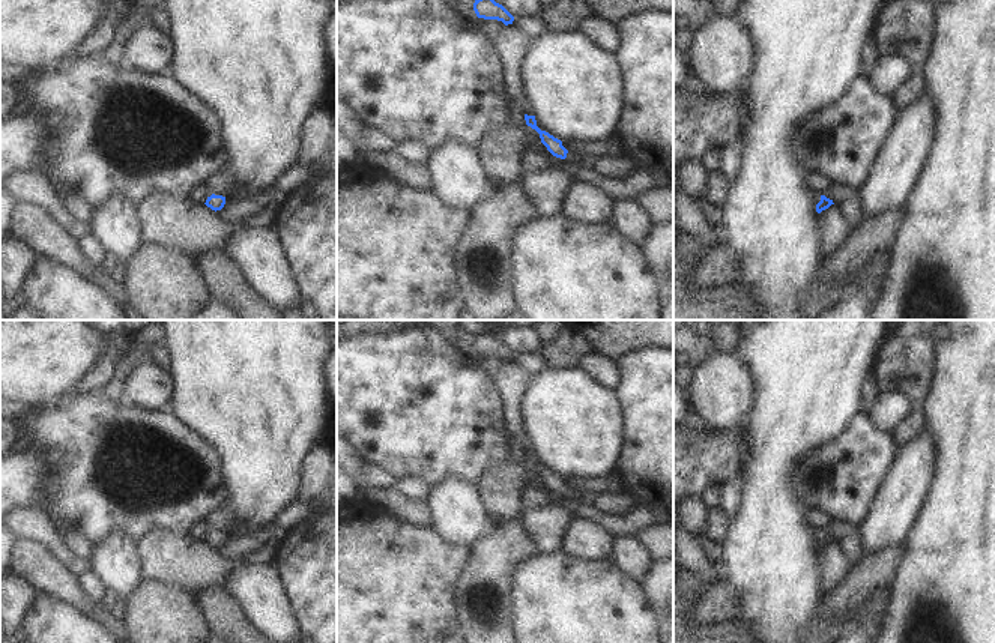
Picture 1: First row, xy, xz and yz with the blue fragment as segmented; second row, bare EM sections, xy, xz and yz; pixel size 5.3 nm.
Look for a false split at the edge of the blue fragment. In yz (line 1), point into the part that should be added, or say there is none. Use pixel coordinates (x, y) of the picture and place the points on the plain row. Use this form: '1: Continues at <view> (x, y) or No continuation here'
1: No continuation here

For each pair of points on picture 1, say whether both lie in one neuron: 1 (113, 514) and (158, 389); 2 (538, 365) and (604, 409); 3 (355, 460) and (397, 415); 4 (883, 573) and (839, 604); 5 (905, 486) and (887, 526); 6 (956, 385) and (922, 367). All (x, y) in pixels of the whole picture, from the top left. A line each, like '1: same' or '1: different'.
1: different
2: different
3: different
4: same
5: same
6: different

